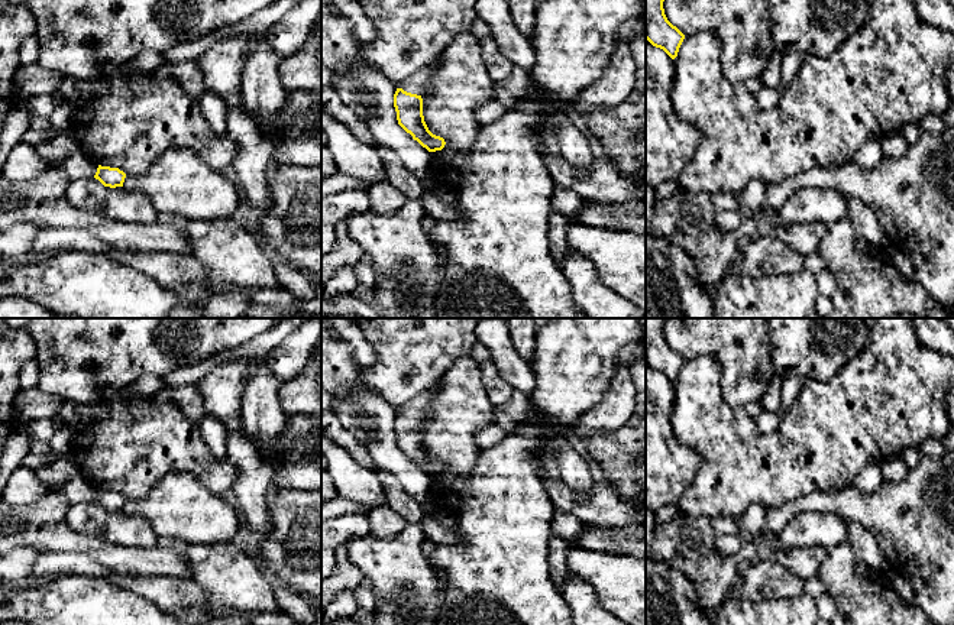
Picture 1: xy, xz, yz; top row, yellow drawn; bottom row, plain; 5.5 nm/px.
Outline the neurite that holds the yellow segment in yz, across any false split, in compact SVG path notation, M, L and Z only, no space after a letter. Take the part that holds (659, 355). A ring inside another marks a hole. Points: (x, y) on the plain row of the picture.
M646 318L646 363L675 383L685 359L667 344L663 333L664 320Z

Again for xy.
M98 489L94 502L98 503L104 511L116 512L123 511L126 498L119 492Z

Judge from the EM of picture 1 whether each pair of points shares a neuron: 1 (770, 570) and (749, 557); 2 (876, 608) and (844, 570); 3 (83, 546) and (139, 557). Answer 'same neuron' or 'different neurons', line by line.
1: different neurons
2: same neuron
3: same neuron

